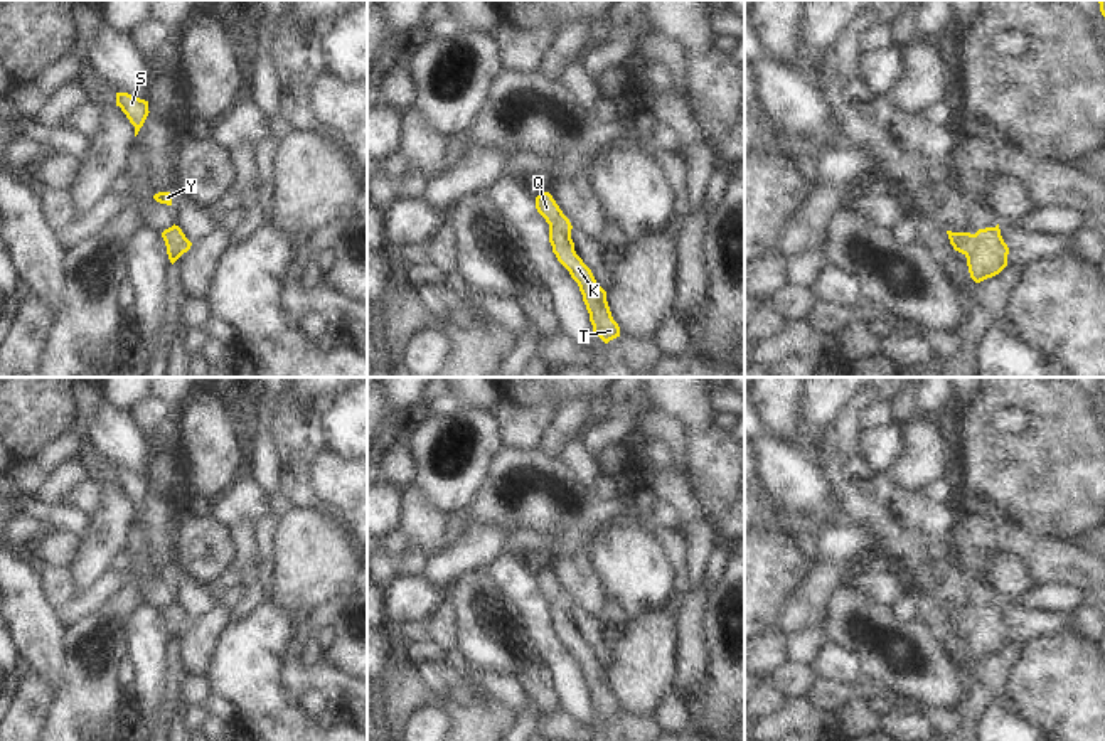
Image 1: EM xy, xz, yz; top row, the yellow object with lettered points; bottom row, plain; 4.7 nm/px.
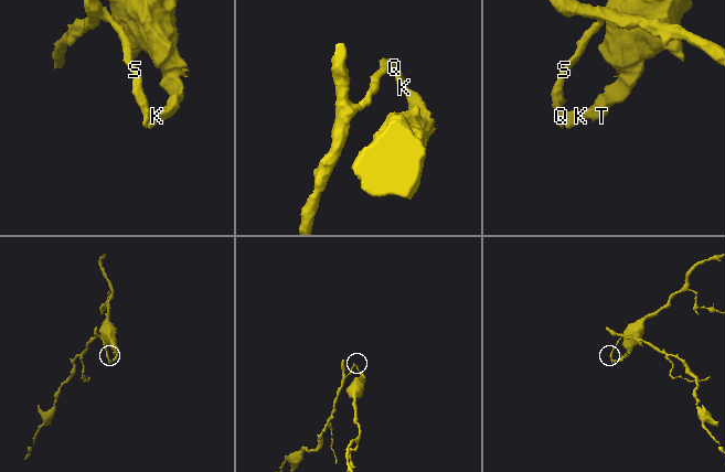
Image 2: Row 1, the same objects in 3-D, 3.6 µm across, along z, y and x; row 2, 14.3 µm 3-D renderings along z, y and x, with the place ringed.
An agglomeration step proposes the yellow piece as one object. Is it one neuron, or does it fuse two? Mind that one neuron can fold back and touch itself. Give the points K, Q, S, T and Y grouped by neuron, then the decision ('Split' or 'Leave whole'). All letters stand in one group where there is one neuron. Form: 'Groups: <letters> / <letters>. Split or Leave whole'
Groups: K Q S T Y. Leave whole

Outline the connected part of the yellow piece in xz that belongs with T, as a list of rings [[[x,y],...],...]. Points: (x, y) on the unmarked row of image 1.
[[[541,569],[536,574],[536,586],[549,601],[552,630],[579,664],[593,702],[593,712],[600,714],[605,721],[620,714],[620,704],[611,694],[606,669],[596,660],[591,647],[574,628],[569,596],[563,591],[549,569]]]

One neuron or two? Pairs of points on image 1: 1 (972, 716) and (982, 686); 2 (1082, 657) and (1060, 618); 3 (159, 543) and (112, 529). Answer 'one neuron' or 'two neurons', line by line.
1: one neuron
2: two neurons
3: two neurons

